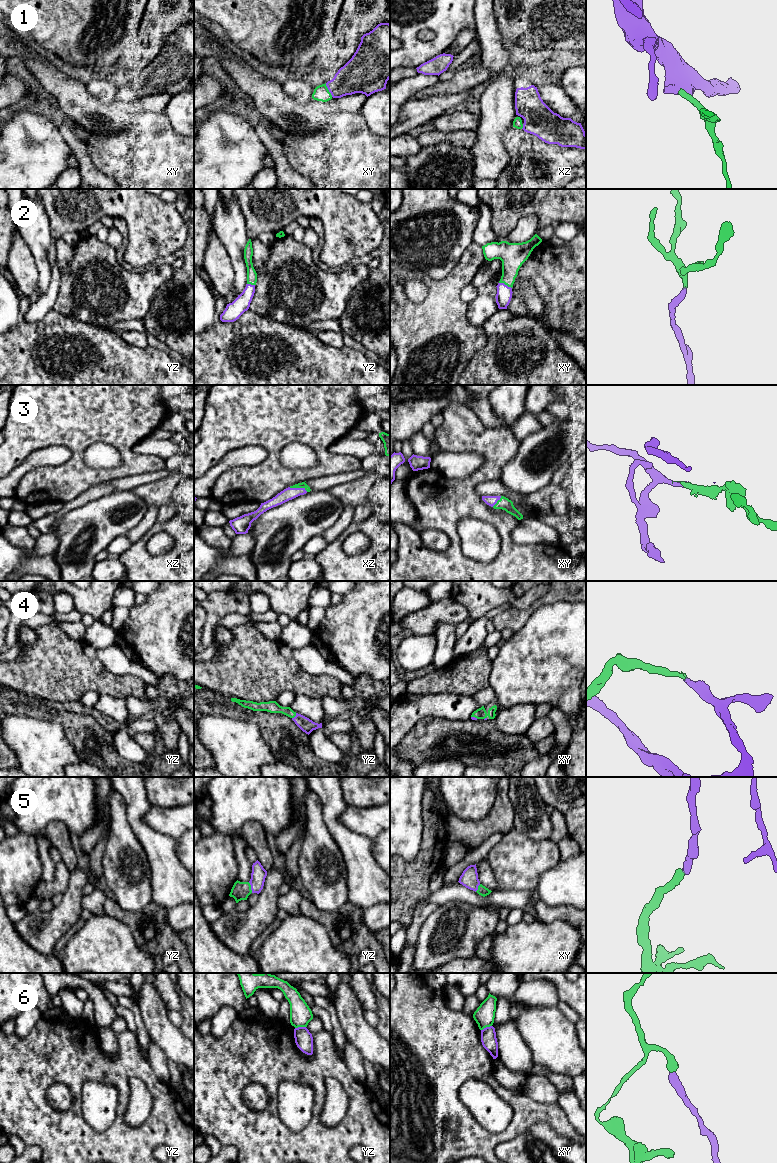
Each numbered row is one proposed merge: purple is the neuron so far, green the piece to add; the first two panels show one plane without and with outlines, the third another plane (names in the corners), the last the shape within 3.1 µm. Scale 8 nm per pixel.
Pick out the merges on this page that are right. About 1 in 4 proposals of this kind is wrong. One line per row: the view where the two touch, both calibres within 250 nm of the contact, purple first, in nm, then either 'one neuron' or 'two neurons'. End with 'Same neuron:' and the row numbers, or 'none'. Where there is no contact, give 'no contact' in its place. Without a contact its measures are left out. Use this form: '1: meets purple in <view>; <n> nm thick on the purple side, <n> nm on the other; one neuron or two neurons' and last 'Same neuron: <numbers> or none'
1: meets purple in xy; 280 nm thick on the purple side, 130 nm on the other; one neuron
2: meets purple in xy; 130 nm thick on the purple side, 200 nm on the other; one neuron
3: meets purple in xz; 100 nm thick on the purple side, 50 nm on the other; one neuron
4: meets purple in yz; 110 nm thick on the purple side, 100 nm on the other; one neuron
5: meets purple in yz; 120 nm thick on the purple side, 140 nm on the other; one neuron
6: meets purple in yz; 140 nm thick on the purple side, 180 nm on the other; two neurons
Same neuron: 1, 2, 3, 4, 5

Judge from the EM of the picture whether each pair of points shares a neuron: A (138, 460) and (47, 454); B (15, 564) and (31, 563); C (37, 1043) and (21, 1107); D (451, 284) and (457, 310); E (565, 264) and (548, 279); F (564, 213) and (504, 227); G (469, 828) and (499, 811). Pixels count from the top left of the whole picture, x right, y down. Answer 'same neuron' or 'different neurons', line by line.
A: different neurons
B: same neuron
C: same neuron
D: same neuron
E: same neuron
F: same neuron
G: same neuron

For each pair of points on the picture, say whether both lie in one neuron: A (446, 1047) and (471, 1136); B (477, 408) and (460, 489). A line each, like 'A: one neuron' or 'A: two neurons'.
A: one neuron
B: two neurons

